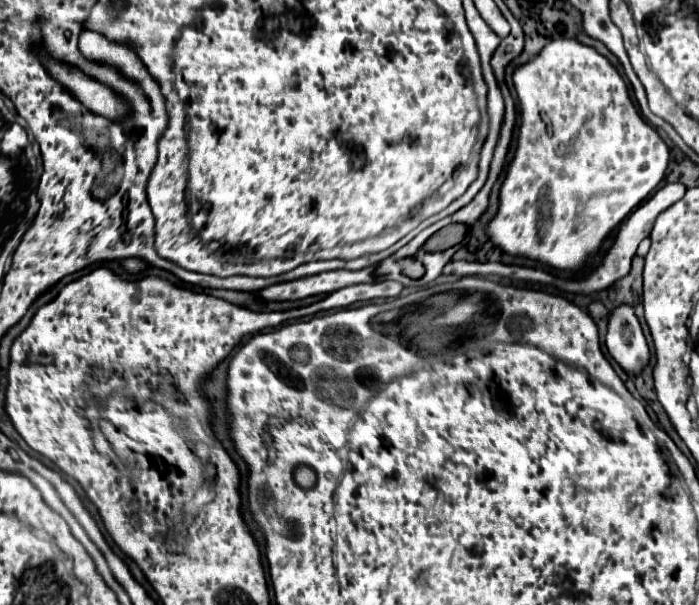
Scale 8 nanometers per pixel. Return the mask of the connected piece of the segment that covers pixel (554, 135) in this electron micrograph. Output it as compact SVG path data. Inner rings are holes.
M575 39L549 41L543 47L541 55L537 55L533 61L529 61L527 65L523 65L523 67L519 67L515 71L513 81L515 81L519 103L521 103L519 145L517 145L517 151L515 151L515 157L513 157L511 165L509 165L507 177L505 177L505 181L501 185L499 213L487 225L487 235L491 237L491 241L495 245L499 245L509 255L523 255L523 257L547 263L547 265L551 265L555 269L575 271L585 263L587 255L597 251L597 247L611 233L611 229L621 225L623 219L627 219L627 215L659 185L659 181L665 177L665 169L667 169L667 163L669 163L669 149L663 143L663 139L657 135L657 131L647 121L643 121L643 117L635 109L635 105L633 105L631 97L629 97L629 89L627 89L625 81L621 79L621 75L615 71L615 67L603 55L599 55L593 47L581 45Z

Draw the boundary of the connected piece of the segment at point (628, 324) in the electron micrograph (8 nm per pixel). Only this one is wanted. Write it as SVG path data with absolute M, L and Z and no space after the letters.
M619 305L611 311L605 345L609 355L625 371L639 375L641 369L649 363L649 347L631 305Z

